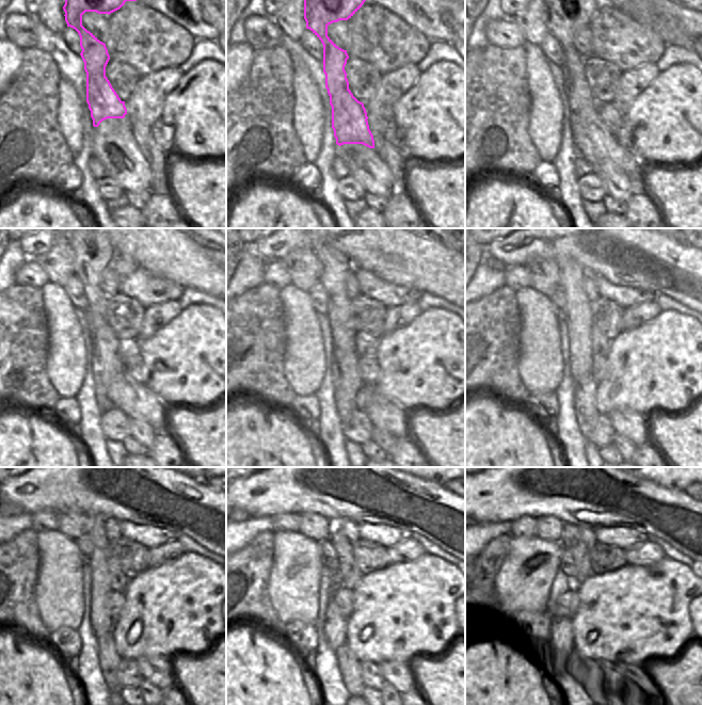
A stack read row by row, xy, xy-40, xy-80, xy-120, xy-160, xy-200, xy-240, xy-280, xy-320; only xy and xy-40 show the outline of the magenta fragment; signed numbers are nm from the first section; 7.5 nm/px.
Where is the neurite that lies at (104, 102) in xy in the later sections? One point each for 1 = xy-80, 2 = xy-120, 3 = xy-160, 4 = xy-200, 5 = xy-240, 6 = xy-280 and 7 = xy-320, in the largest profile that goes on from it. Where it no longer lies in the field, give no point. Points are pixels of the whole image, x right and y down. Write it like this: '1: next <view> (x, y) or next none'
1: next xy-80 (568, 11)
2: next xy-120 (94, 252)
3: next xy-160 (350, 391)
4: next xy-200 (584, 362)
5: next xy-240 (105, 603)
6: next xy-280 (340, 605)
7: next xy-320 (562, 610)

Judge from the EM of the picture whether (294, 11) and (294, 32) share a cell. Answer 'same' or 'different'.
same

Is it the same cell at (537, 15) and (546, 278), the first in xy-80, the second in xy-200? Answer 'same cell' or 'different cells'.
same cell

